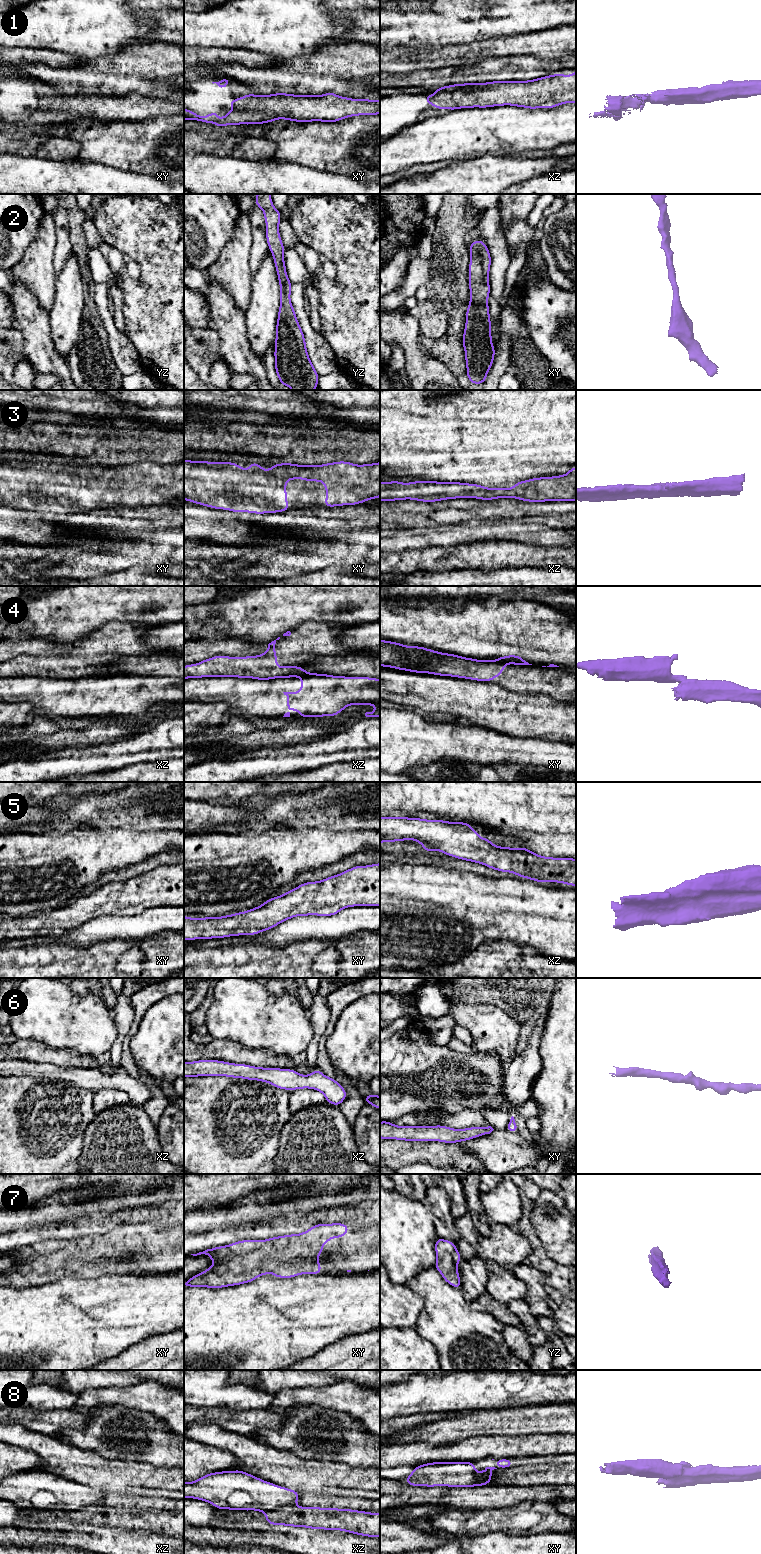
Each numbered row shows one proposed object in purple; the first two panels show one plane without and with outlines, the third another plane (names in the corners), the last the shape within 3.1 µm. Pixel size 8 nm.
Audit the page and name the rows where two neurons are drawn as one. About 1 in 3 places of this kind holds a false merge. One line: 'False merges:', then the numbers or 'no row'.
False merges: 4, 8

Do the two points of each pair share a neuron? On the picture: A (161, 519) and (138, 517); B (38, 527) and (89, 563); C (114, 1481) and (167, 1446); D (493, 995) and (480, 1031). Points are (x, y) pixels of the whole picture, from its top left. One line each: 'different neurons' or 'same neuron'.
A: same neuron
B: different neurons
C: different neurons
D: different neurons

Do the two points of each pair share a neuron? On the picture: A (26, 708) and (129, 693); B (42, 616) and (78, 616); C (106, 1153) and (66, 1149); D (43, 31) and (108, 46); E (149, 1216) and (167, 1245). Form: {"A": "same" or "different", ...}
{"A": "different", "B": "same", "C": "different", "D": "same", "E": "different"}

